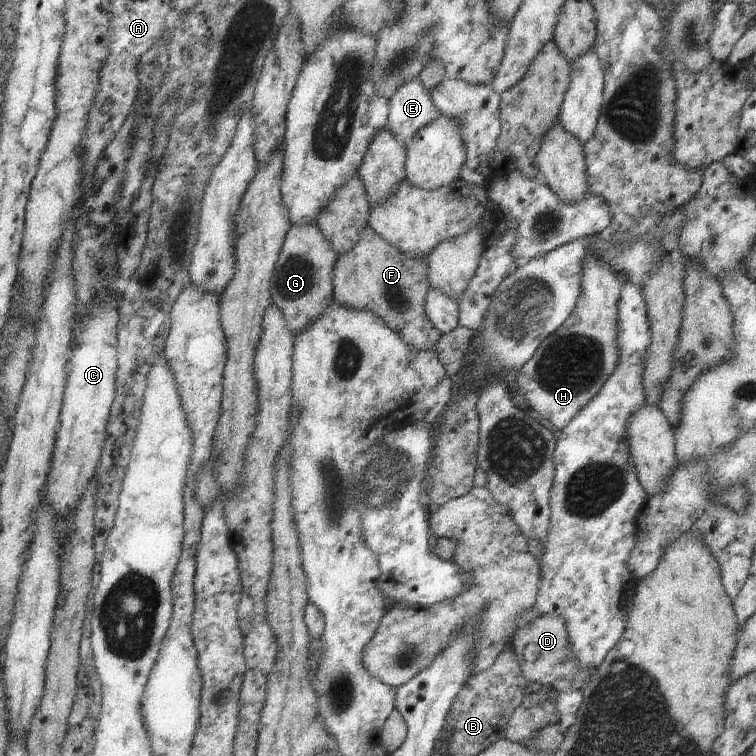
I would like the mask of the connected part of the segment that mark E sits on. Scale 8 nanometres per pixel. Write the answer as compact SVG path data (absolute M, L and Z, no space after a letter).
M418 77L403 85L390 100L387 128L407 146L421 130L438 120L440 112L432 92Z

